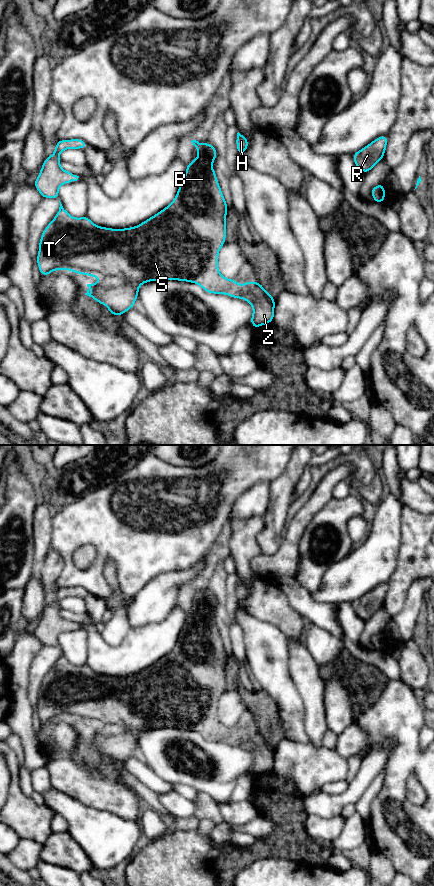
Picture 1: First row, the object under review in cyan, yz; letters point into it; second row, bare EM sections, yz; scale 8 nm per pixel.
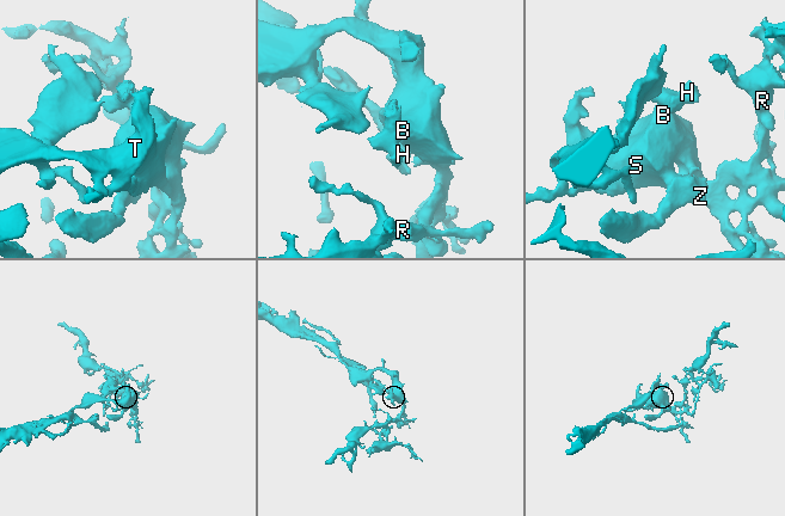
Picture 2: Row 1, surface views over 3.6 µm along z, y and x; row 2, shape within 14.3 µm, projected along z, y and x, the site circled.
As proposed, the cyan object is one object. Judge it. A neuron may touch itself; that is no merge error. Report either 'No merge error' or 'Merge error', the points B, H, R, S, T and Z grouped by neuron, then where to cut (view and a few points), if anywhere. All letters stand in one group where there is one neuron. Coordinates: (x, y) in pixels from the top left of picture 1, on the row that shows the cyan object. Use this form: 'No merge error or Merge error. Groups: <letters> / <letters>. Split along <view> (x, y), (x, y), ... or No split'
No merge error. Groups: B H R S T Z. No split

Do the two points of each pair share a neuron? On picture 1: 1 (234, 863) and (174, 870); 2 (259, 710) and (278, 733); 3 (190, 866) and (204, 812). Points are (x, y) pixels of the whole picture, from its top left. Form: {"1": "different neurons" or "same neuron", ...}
{"1": "different neurons", "2": "same neuron", "3": "different neurons"}

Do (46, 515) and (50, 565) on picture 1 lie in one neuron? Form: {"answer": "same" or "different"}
{"answer": "different"}

